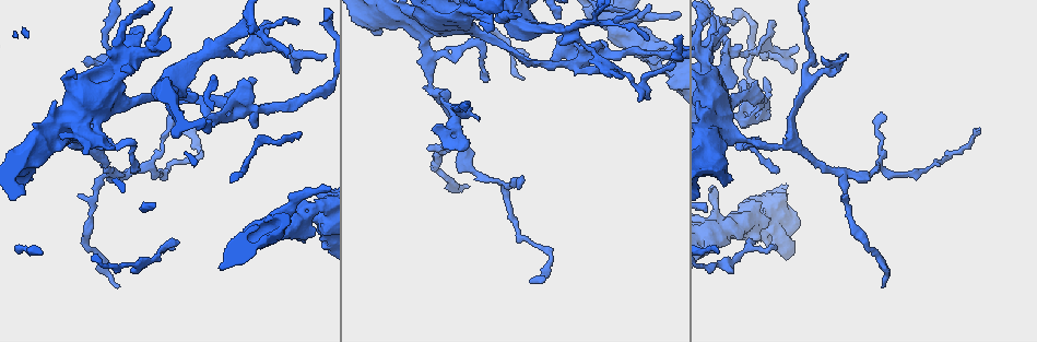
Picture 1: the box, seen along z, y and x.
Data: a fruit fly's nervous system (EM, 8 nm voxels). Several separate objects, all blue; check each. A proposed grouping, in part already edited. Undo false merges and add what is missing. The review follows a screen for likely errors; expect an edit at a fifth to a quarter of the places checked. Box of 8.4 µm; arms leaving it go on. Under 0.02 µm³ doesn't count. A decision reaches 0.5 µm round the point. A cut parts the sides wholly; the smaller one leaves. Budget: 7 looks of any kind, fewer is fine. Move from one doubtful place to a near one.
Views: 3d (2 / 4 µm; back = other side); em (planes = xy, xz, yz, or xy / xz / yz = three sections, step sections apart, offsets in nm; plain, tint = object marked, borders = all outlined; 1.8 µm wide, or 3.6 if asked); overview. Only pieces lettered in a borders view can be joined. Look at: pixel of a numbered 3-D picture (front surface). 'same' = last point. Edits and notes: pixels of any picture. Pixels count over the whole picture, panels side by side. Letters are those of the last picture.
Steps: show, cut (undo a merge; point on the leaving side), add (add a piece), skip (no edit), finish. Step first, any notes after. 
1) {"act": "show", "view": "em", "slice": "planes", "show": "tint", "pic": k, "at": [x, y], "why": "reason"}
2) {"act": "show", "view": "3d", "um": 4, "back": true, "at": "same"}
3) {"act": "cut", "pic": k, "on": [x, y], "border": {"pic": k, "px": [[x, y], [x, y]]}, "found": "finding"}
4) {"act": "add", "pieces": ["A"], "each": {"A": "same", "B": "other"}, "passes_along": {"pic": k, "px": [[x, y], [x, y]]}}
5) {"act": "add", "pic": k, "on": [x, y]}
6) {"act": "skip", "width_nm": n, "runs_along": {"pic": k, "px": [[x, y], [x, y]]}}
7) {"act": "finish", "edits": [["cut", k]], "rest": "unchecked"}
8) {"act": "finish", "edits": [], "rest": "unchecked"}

{"act": "show", "view": "em", "slice": "xz", "step": 8, "show": "borders", "pic": 1, "at": [810, 84], "why": "three-way junction"}

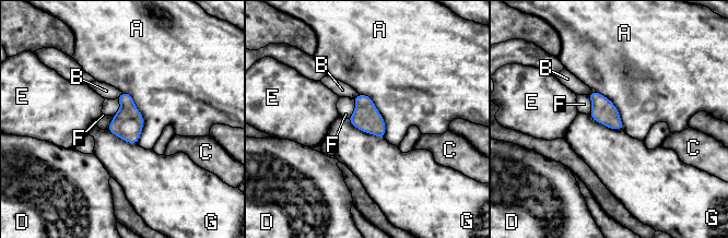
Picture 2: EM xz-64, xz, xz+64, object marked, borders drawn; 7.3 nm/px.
{"act": "skip", "each": {"A": "other", "B": "other", "C": "other", "D": "other", "E": "other", "F": "other", "G": "other"}, "border": {"pic": 2, "px": [[347, 119], [357, 129], [384, 139]]}, "found": "continuous, no second neuron"}

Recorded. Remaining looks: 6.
{"act": "show", "view": "3d", "um": 2, "pic": 1, "at": [193, 103], "why": "free end"}

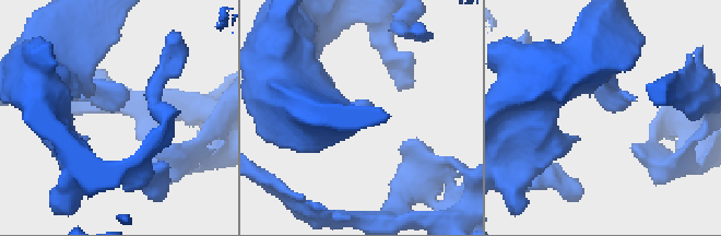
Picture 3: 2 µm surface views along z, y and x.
{"act": "show", "view": "em", "slice": "yz", "step": 8, "show": "borders", "pic": 3, "at": [119, 110]}

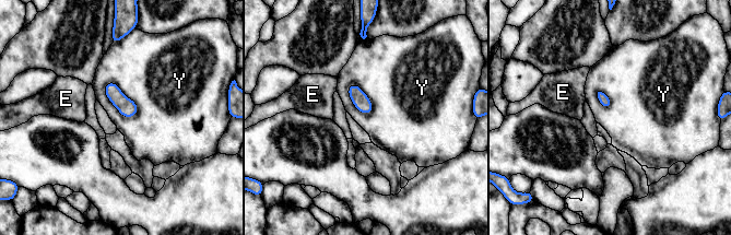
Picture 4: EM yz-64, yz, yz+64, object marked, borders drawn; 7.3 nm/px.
{"act": "show", "view": "em", "slice": "planes", "show": "borders", "at": "same"}

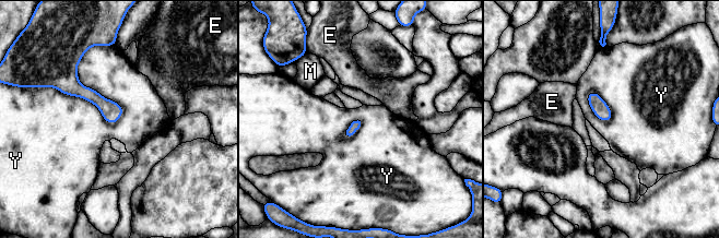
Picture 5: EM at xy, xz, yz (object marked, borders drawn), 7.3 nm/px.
{"act": "skip", "longest_contact_nm": ["Y", 600], "each": {"E": "other", "M": "other", "Y": "other"}, "runs_along": {"pic": 5, "px": [[62, 85], [120, 110]]}, "found": "no lettered piece goes on from it"}

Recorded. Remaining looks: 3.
{"act": "show", "view": "3d", "um": 4, "pic": 1, "at": [267, 229], "why": "sudden change in width"}

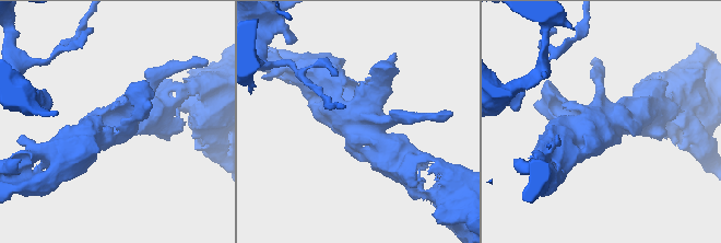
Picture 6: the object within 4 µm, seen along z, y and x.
{"act": "show", "view": "em", "slice": "planes", "show": "borders", "pic": 6, "at": [114, 122], "why": "shape alone is not enough"}

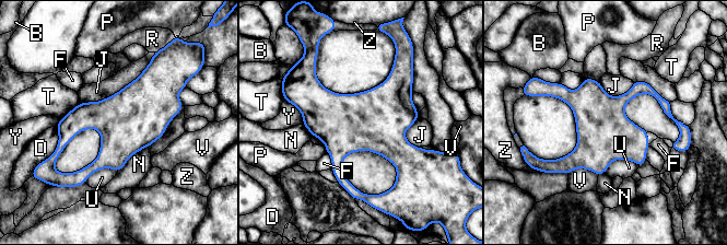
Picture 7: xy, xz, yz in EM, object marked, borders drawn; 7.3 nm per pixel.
{"act": "skip", "width_nm": 400, "each": {"B": "other", "D": "other", "F": "other", "J": "other", "N": "other", "P": "other", "R": "other", "T": "other", "U": "other", "V": "other", "Y": "other", "Z": "other"}, "border": {"pic": 7, "px": [[153, 56], [118, 91], [80, 103]]}, "found": "all the same neuron"}

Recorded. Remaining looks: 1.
{"act": "finish", "edits": [], "rest": "unchecked"}

